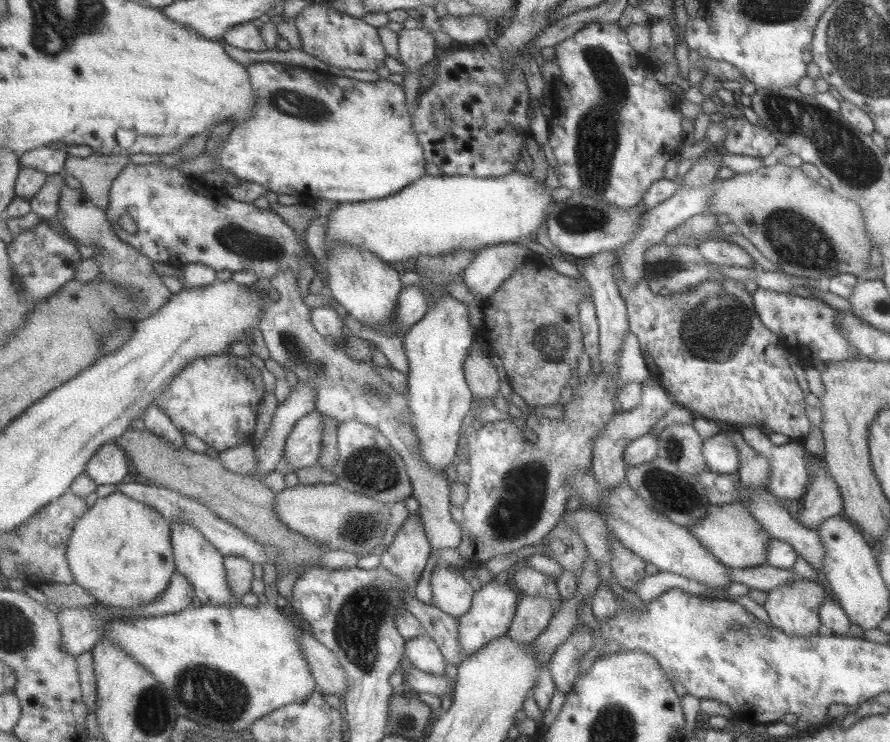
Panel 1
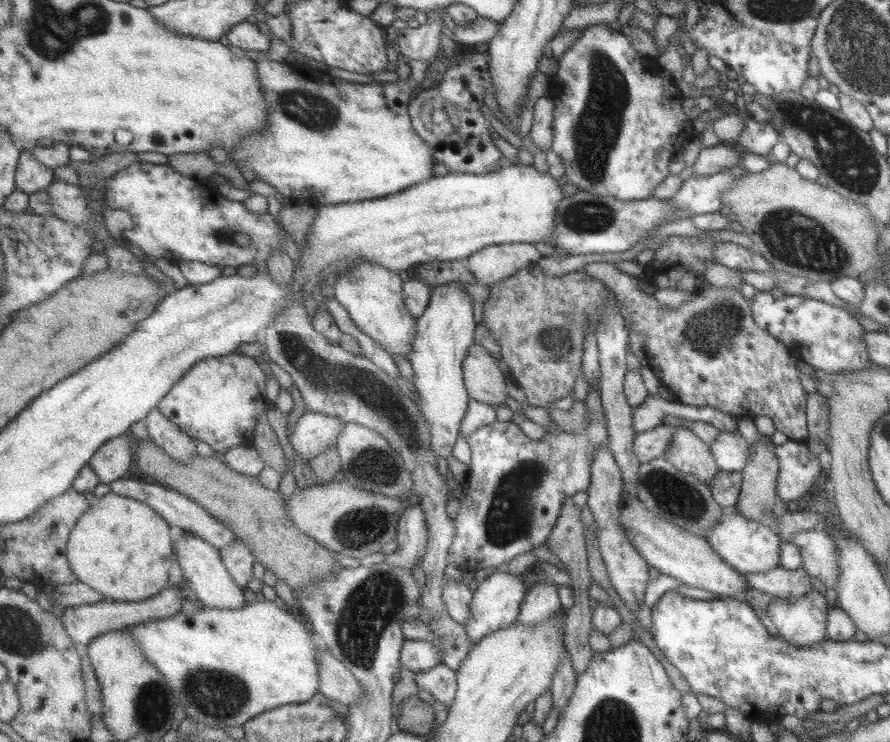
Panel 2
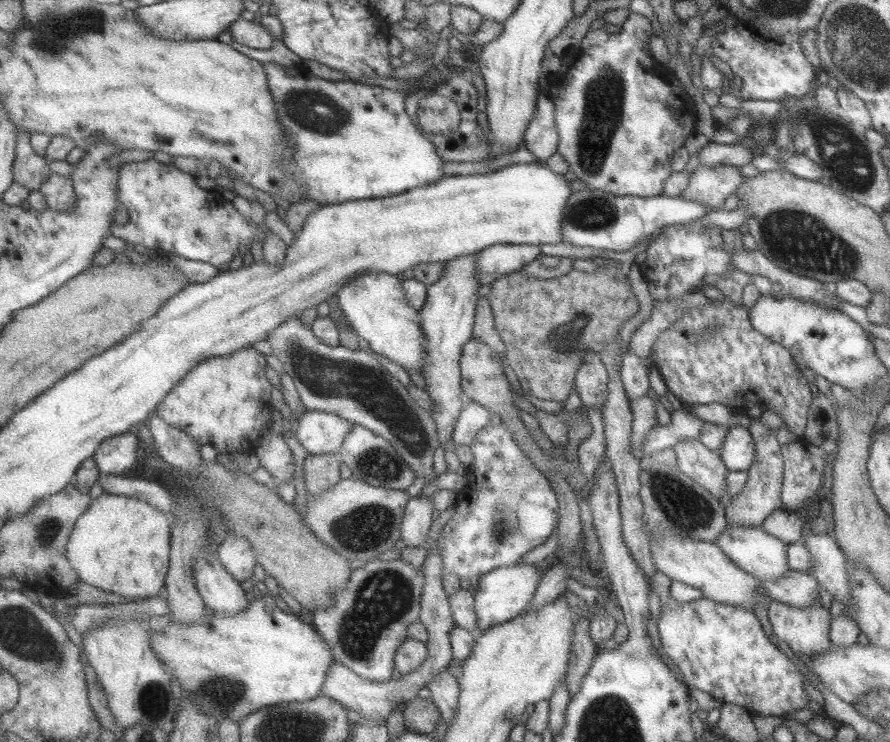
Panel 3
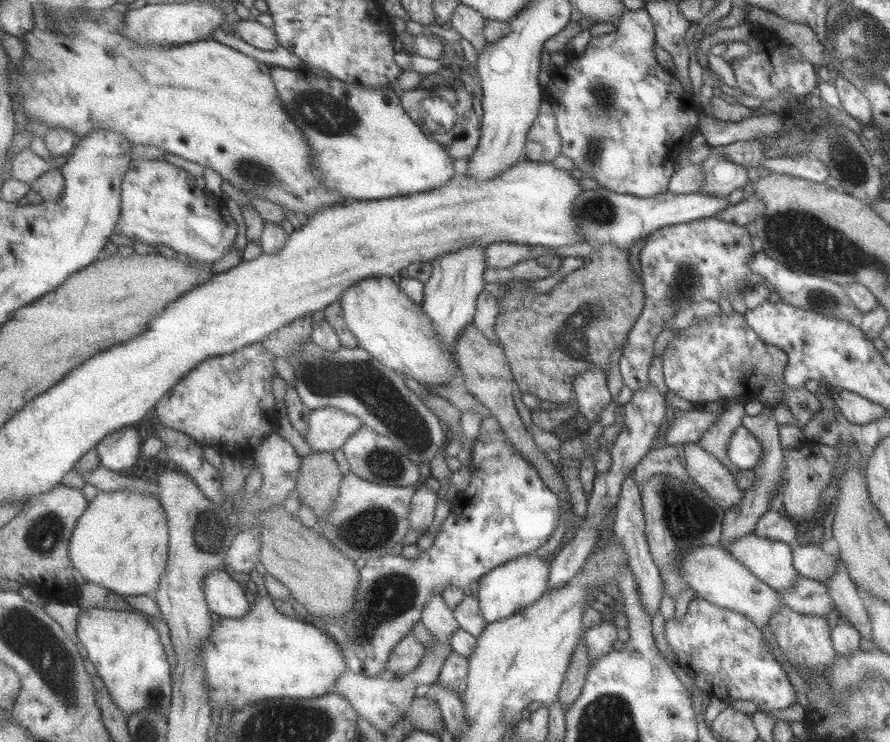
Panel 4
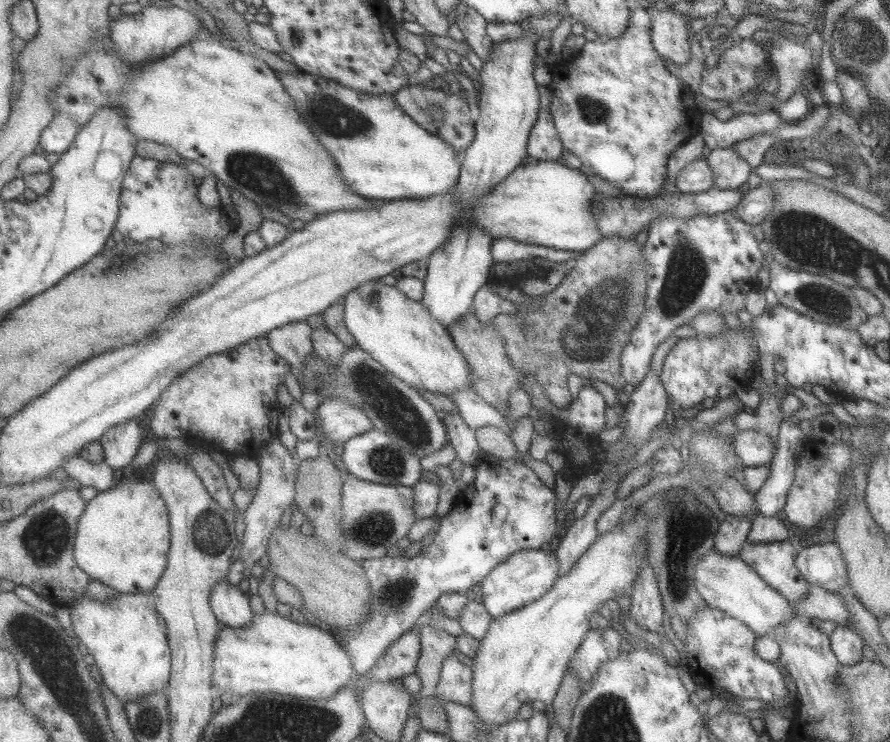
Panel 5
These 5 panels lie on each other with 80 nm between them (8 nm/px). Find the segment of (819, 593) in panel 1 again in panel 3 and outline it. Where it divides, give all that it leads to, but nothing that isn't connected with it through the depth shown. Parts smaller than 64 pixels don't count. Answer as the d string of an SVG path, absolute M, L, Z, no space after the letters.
M771 601L767 616L772 626L772 632L779 643L785 644L787 650L791 650L798 658L816 656L820 652L827 652L831 647L828 640L828 630L833 613L823 608L819 601L807 608L793 608Z

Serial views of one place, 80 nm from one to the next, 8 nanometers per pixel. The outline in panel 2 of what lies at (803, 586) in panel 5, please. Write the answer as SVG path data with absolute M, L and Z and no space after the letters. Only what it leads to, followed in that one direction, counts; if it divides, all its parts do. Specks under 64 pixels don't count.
M734 507L722 509L722 515L718 522L706 532L706 541L711 548L737 572L743 574L755 574L767 572L779 564L780 546L782 541L777 533L765 522L747 520L734 511Z

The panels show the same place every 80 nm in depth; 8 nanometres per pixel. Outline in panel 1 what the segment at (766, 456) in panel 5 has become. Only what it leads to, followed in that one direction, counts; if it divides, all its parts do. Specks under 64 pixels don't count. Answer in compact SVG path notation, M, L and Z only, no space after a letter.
M720 431L702 441L701 456L707 470L715 473L737 474L739 458L737 452L743 448L735 431Z

